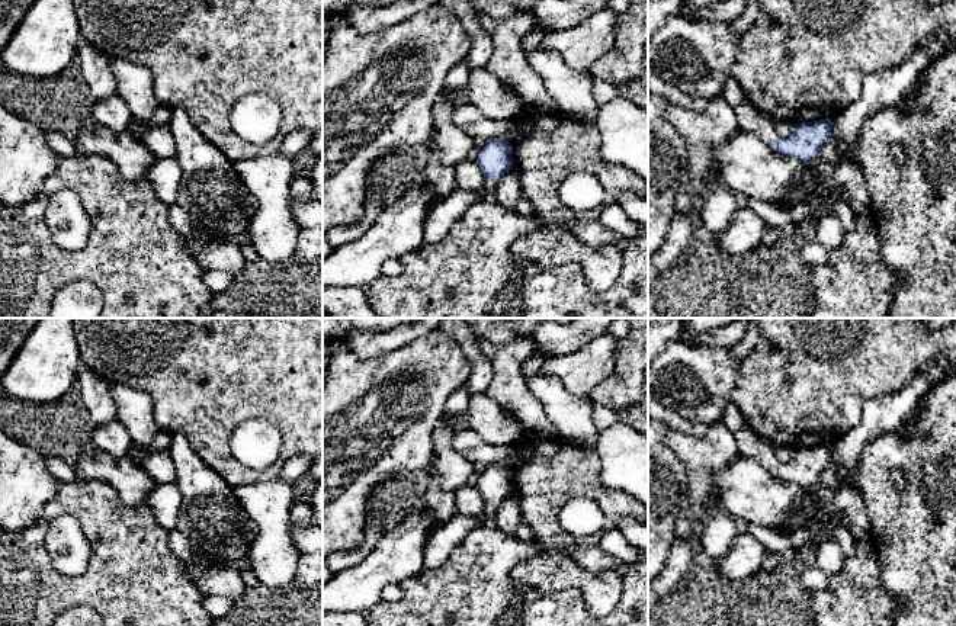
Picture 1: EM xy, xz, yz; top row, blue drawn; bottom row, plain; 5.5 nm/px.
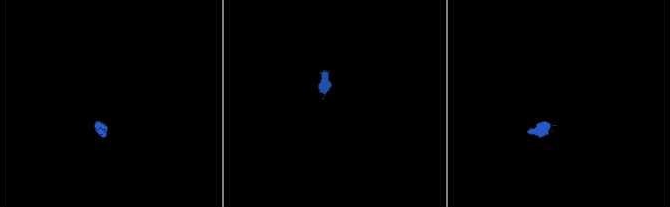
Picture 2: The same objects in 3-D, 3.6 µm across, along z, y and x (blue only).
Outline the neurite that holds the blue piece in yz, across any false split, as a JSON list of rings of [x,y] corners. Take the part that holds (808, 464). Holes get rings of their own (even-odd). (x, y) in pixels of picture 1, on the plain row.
[[[742,426],[734,433],[738,450],[737,458],[747,458],[758,462],[773,476],[790,481],[805,489],[812,488],[822,472],[831,465],[831,444],[795,449],[789,463],[780,463],[776,449],[761,439],[750,426]]]

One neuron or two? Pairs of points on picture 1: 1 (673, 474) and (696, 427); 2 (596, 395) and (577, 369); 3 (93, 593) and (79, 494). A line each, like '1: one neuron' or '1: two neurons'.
1: two neurons
2: two neurons
3: one neuron

